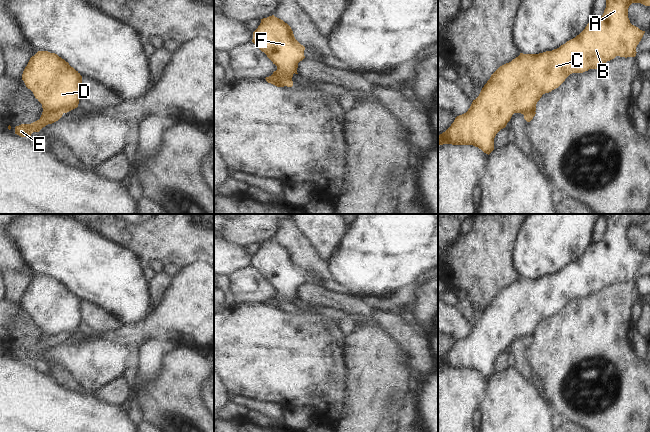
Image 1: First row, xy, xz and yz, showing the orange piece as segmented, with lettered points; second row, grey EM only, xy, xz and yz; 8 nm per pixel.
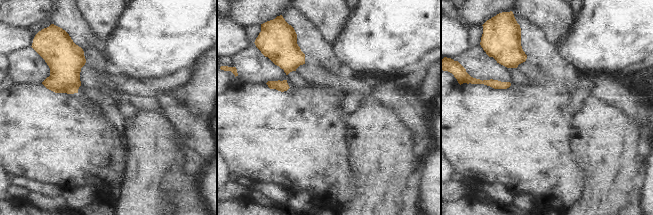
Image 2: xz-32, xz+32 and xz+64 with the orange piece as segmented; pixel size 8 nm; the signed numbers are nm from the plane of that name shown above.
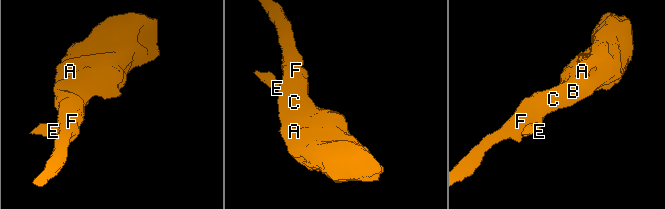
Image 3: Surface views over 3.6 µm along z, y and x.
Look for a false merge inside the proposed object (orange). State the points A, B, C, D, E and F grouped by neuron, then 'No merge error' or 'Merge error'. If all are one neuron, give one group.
Groups: A B C D F / E. Merge error.

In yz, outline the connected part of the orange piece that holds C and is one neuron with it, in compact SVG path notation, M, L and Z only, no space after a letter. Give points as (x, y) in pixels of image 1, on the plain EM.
M611 214L603 239L592 243L575 262L552 275L520 277L511 286L500 290L468 335L457 340L451 350L438 359L438 369L473 369L489 379L494 374L496 358L506 351L512 339L536 335L536 328L542 319L558 312L570 298L597 293L616 280L635 281L636 271L645 255L630 247L628 232L632 227L650 230L650 214Z

